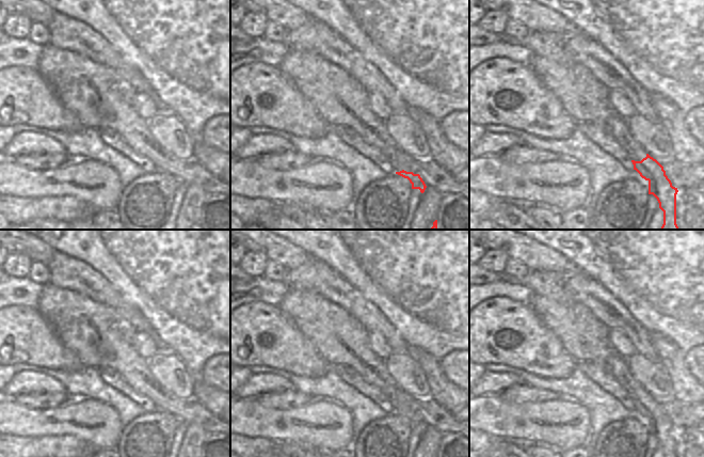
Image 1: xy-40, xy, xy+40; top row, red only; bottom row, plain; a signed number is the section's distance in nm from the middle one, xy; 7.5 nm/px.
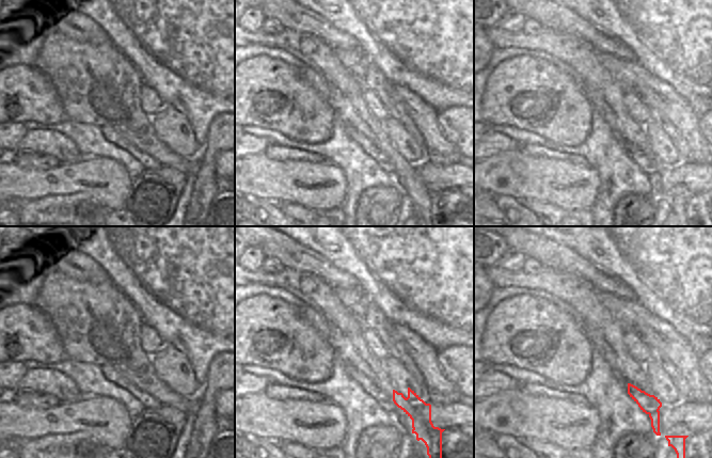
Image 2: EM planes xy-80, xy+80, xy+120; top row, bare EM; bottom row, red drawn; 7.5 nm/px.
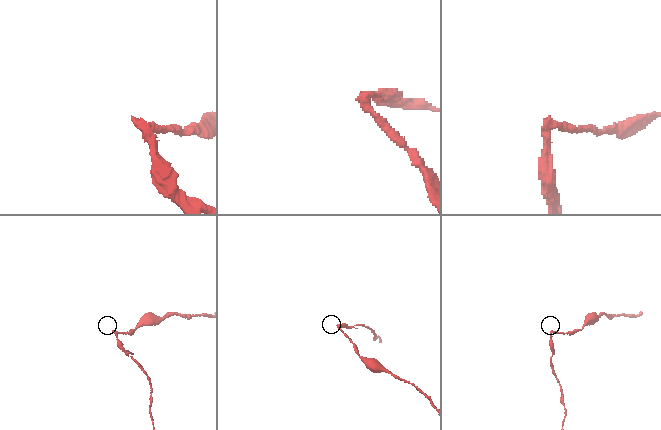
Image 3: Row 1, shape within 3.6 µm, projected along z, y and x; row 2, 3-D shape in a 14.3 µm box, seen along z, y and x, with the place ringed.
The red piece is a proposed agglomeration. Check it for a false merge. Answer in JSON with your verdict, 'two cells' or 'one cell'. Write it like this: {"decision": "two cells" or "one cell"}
{"decision": "two cells"}

